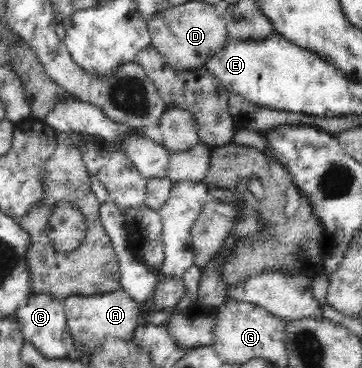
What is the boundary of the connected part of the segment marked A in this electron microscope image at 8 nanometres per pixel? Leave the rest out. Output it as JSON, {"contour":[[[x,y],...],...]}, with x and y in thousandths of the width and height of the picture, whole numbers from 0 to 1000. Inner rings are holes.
{"contour":[[[331,783],[307,796],[276,796],[254,804],[191,804],[174,815],[182,883],[204,921],[210,948],[262,948],[290,918],[320,916],[356,927],[387,864],[384,826]]]}

